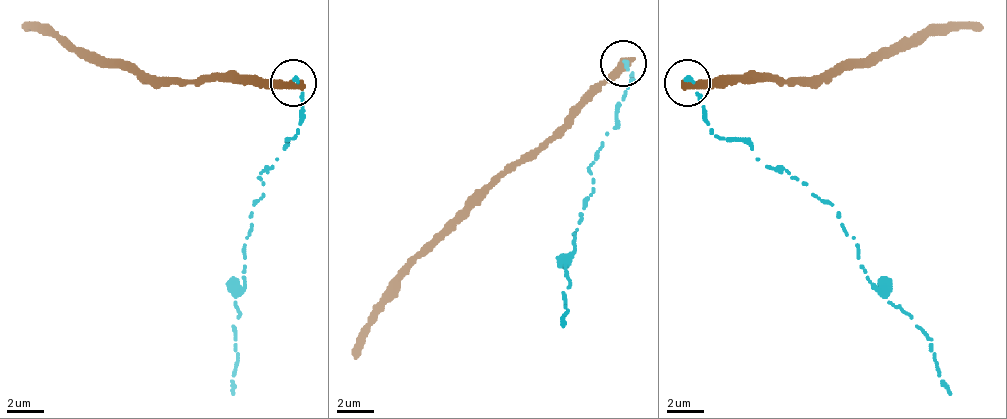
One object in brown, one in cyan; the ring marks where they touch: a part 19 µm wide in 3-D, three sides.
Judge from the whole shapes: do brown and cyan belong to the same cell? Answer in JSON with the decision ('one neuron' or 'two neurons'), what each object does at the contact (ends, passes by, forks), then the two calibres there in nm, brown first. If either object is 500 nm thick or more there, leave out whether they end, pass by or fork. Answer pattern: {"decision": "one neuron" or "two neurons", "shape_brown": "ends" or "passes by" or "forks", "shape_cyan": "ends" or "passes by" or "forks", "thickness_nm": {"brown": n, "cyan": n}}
{"decision": "two neurons", "thickness_nm": {"brown": 500, "cyan": 240}}

